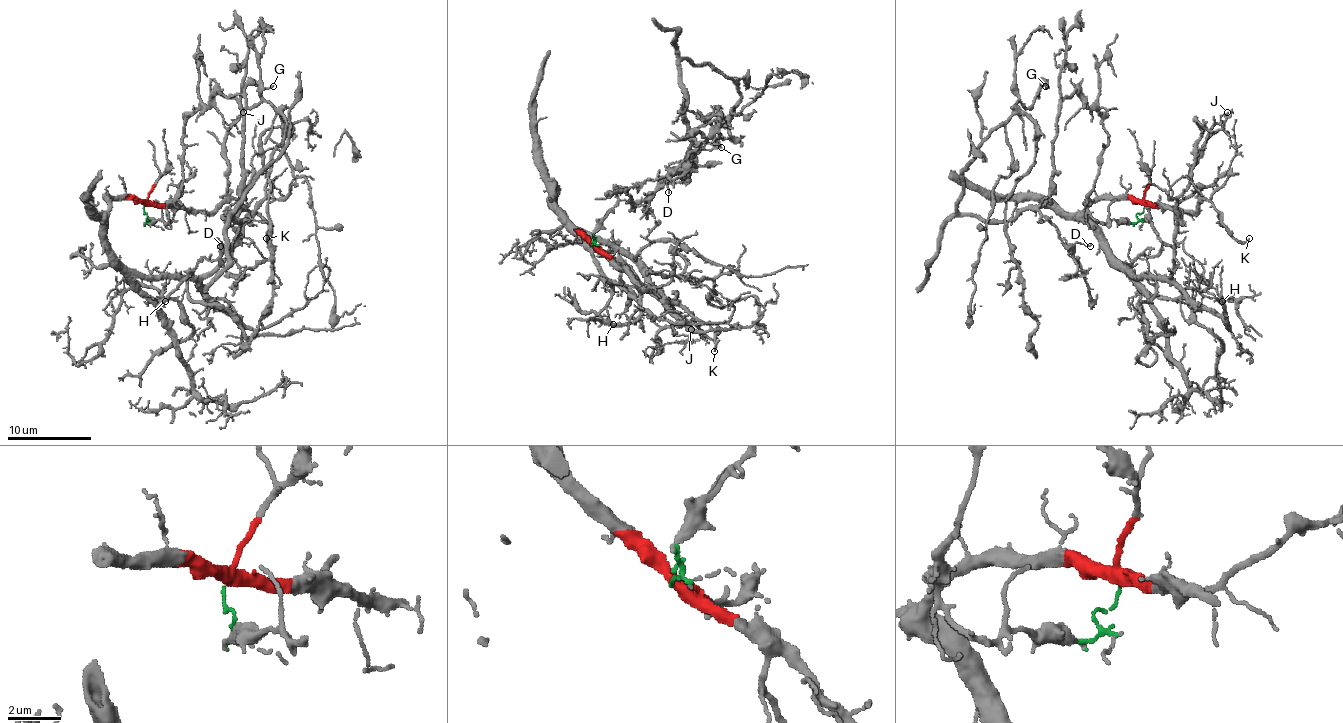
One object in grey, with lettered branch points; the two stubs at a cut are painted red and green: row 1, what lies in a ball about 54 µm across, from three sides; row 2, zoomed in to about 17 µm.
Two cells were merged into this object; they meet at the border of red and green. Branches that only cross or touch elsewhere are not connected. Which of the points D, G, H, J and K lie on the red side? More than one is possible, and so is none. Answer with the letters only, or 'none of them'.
H, J, K

